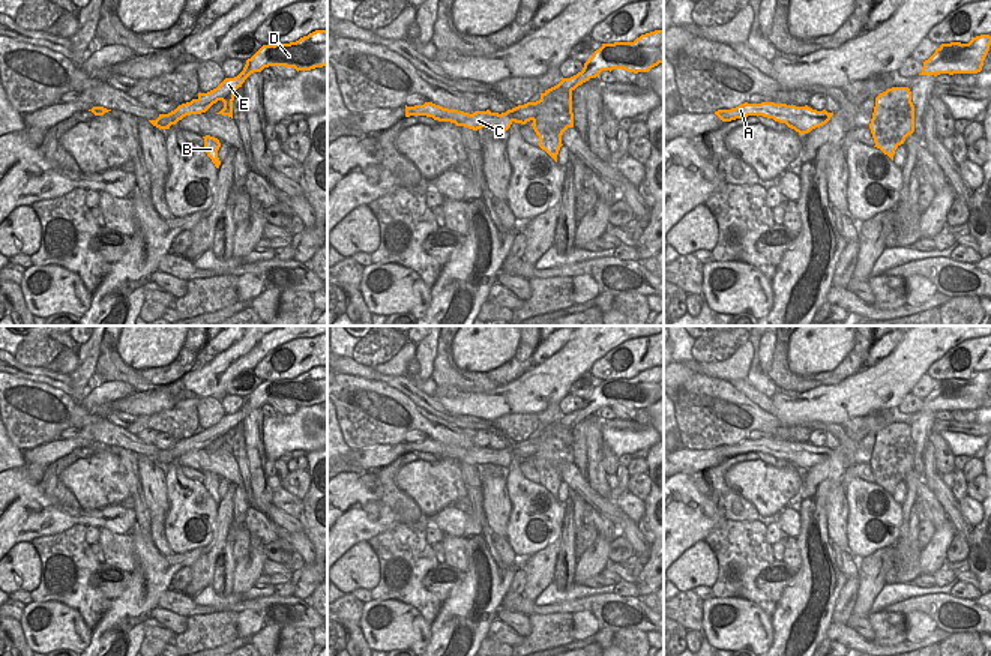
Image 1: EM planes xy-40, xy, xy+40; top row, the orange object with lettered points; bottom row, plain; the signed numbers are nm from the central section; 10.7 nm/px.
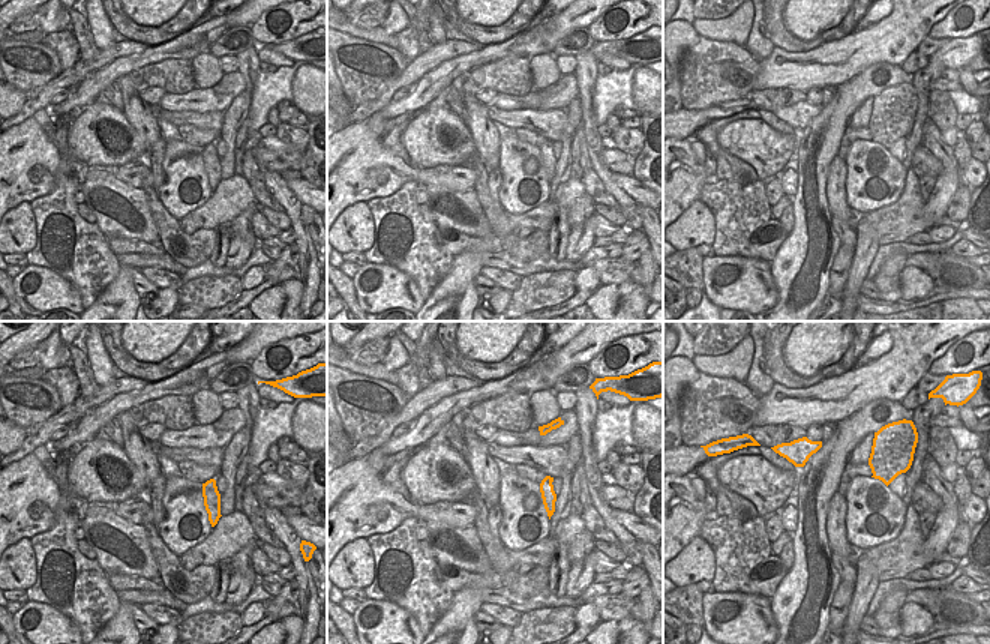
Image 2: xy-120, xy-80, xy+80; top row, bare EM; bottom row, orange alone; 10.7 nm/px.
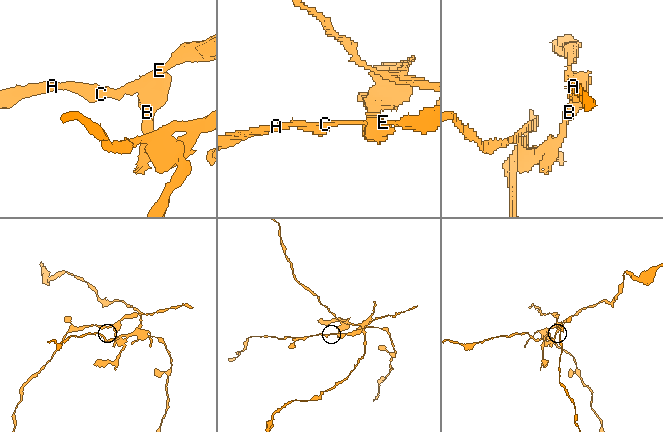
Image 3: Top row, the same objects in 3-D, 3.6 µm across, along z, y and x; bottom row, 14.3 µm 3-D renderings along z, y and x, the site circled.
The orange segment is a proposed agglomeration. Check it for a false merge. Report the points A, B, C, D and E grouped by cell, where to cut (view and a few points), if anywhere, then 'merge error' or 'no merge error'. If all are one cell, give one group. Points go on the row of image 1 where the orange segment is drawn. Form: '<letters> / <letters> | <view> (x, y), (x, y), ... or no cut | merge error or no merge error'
A C D E / B | xy (571, 89), (556, 87), (544, 101), (533, 120) | merge error

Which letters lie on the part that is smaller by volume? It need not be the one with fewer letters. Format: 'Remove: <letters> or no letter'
Remove: A, C, D, E.

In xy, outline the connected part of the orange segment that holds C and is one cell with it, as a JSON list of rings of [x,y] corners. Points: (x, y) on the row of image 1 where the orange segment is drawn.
[[[655,30],[655,32],[641,35],[634,42],[602,44],[602,47],[599,50],[596,50],[593,53],[593,56],[584,63],[584,68],[583,68],[581,72],[578,72],[577,75],[574,75],[571,78],[562,78],[562,81],[557,86],[554,86],[554,87],[545,90],[544,93],[541,93],[539,101],[527,102],[524,105],[518,105],[518,107],[515,107],[512,110],[508,110],[506,113],[499,114],[499,113],[491,113],[489,110],[486,110],[486,111],[476,111],[473,114],[468,114],[468,113],[458,111],[458,110],[443,108],[443,107],[435,105],[432,102],[425,102],[423,105],[414,105],[414,107],[407,107],[405,105],[405,117],[426,116],[426,117],[432,117],[434,120],[438,120],[438,122],[450,122],[450,123],[455,123],[456,126],[464,126],[464,128],[468,128],[468,129],[473,129],[473,131],[477,131],[477,129],[482,129],[482,128],[494,128],[494,129],[506,132],[514,122],[526,125],[527,122],[535,120],[538,117],[539,111],[544,107],[544,101],[550,95],[553,95],[553,90],[557,89],[557,87],[560,87],[562,90],[575,90],[578,86],[589,81],[590,78],[599,77],[599,74],[602,71],[610,71],[611,72],[613,69],[625,69],[628,72],[638,74],[638,72],[649,72],[652,68],[658,66],[659,63],[664,63],[664,30]]]

